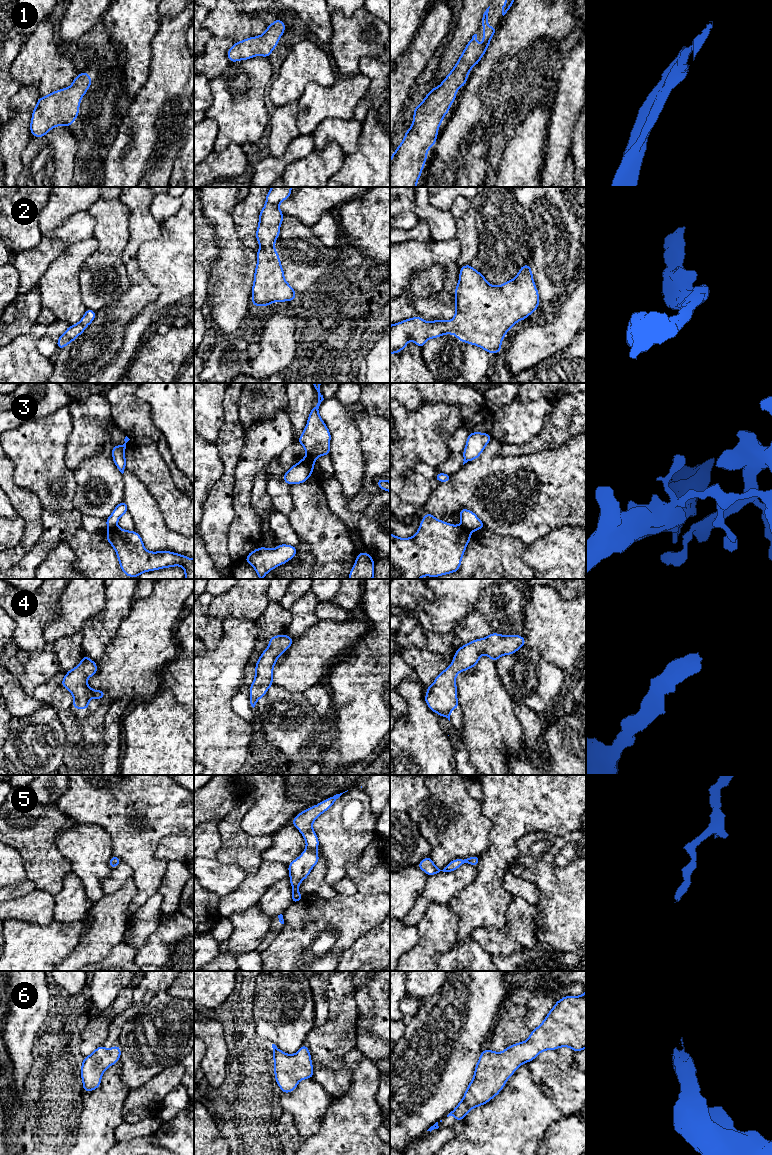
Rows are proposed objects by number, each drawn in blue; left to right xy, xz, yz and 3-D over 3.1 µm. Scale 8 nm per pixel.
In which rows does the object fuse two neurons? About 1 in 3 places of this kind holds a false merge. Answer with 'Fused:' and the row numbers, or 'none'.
Fused: 3

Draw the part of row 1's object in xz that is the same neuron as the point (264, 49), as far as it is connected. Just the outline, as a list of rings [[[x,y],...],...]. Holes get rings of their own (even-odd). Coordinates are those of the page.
[[[276,19],[271,25],[267,25],[267,29],[262,35],[235,42],[227,51],[229,61],[248,60],[258,55],[268,58],[276,48],[285,28],[285,23]]]

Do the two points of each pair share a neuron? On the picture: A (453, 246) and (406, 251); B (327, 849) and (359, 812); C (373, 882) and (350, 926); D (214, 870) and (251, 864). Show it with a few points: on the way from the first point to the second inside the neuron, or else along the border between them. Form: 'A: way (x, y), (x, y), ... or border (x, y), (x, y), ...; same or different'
A: way (441, 253), (418, 253); same
B: way (332, 840), (350, 821); same
C: border (358, 891), (379, 893); different
D: border (216, 860), (222, 863), (237, 864), (247, 873); different

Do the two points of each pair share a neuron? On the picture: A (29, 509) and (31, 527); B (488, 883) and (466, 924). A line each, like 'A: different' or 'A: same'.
A: same
B: same

